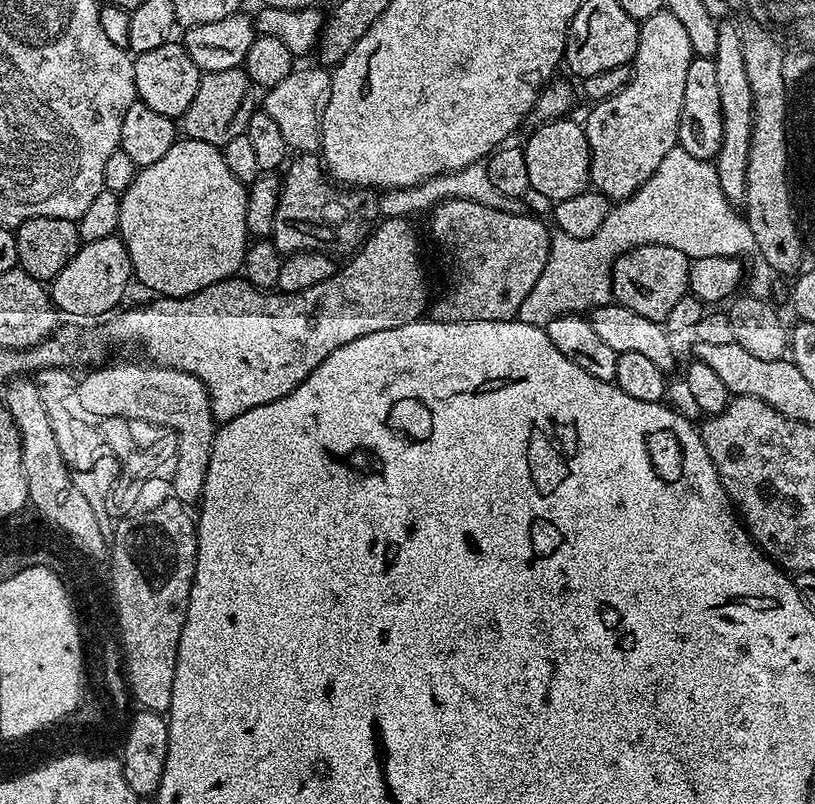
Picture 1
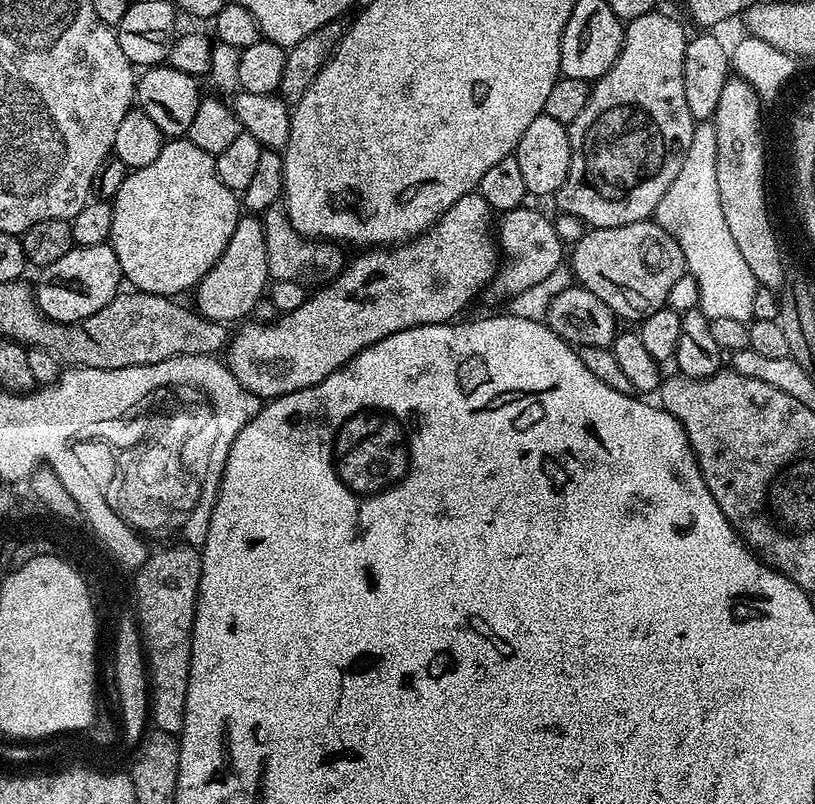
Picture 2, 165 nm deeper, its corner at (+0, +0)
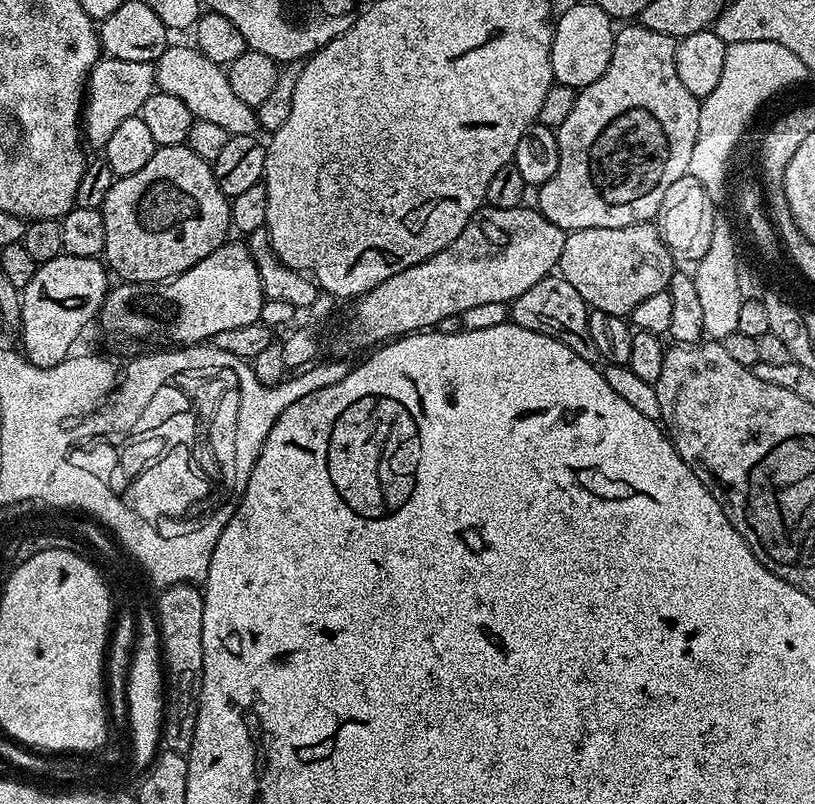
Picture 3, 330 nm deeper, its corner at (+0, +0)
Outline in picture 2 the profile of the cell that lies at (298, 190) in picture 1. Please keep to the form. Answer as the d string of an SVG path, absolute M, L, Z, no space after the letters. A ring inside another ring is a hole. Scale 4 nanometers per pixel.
M280 204L266 209L262 214L262 219L266 234L268 275L273 281L281 280L282 282L298 282L305 286L323 286L344 271L346 267L345 249L336 242L298 235L290 222L288 211Z

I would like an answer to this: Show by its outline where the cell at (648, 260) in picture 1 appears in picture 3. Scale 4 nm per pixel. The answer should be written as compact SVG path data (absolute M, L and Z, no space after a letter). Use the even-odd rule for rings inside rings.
M652 222L617 228L583 228L577 232L569 232L558 265L559 275L563 276L566 282L570 282L570 286L574 286L578 294L582 294L589 309L597 308L606 314L622 317L627 317L646 298L667 289L673 271L673 254L664 244L655 223Z

